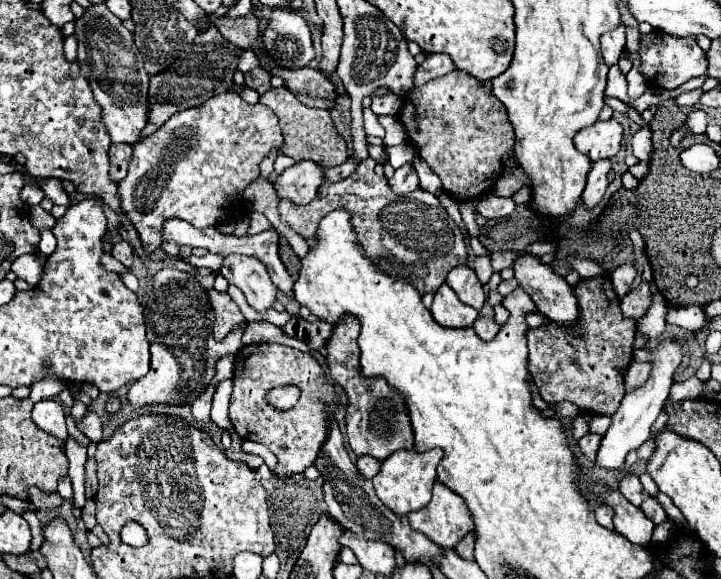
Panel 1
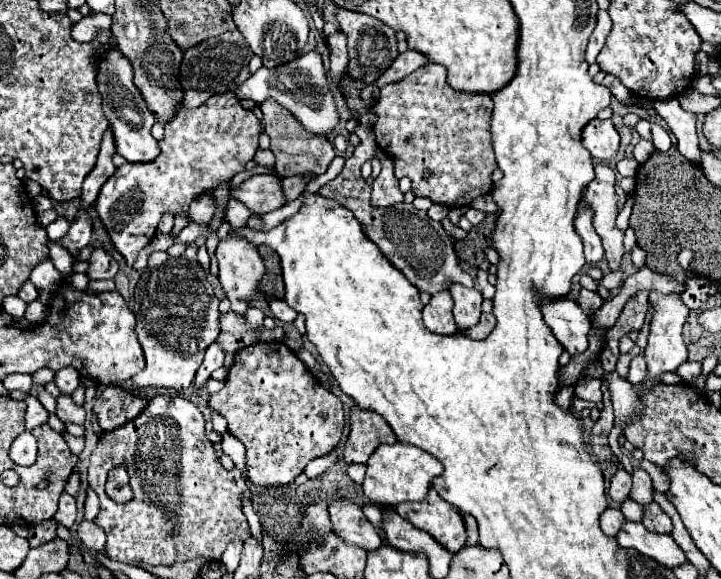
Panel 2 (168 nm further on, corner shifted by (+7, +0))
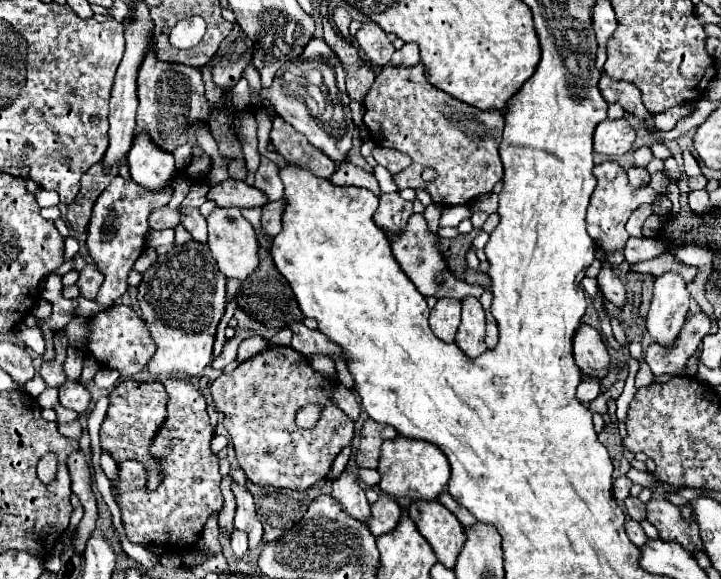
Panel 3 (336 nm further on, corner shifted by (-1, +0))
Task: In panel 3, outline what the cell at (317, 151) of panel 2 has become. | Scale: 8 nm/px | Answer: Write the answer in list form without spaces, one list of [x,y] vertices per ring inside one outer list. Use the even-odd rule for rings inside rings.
[[[274,115],[274,127],[270,133],[270,141],[274,145],[274,151],[280,153],[288,163],[306,167],[310,173],[328,179],[334,171],[336,165],[330,161],[320,149],[310,145],[306,137],[302,137],[290,123],[286,123],[282,117]]]

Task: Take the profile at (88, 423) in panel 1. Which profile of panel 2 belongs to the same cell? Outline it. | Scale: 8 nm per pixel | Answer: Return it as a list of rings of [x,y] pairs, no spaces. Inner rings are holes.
[[[60,395],[56,399],[56,415],[62,423],[78,423],[84,425],[84,409],[72,401],[70,395]]]

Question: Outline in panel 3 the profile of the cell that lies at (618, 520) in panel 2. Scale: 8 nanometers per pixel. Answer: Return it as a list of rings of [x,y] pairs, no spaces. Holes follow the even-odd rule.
[[[628,519],[626,521],[626,525],[624,525],[624,529],[626,529],[626,533],[628,533],[628,537],[630,537],[630,541],[634,543],[634,545],[644,545],[646,543],[646,535],[644,535],[644,531],[642,531],[642,527],[640,527],[640,523],[638,521],[634,521],[634,519]]]

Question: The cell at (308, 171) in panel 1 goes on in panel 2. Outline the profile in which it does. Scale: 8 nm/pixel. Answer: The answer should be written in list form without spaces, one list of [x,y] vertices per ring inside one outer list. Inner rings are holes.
[[[254,175],[254,177],[242,181],[236,189],[230,189],[230,197],[244,203],[252,213],[268,213],[268,211],[280,209],[286,203],[282,189],[280,189],[280,179],[276,175]]]

